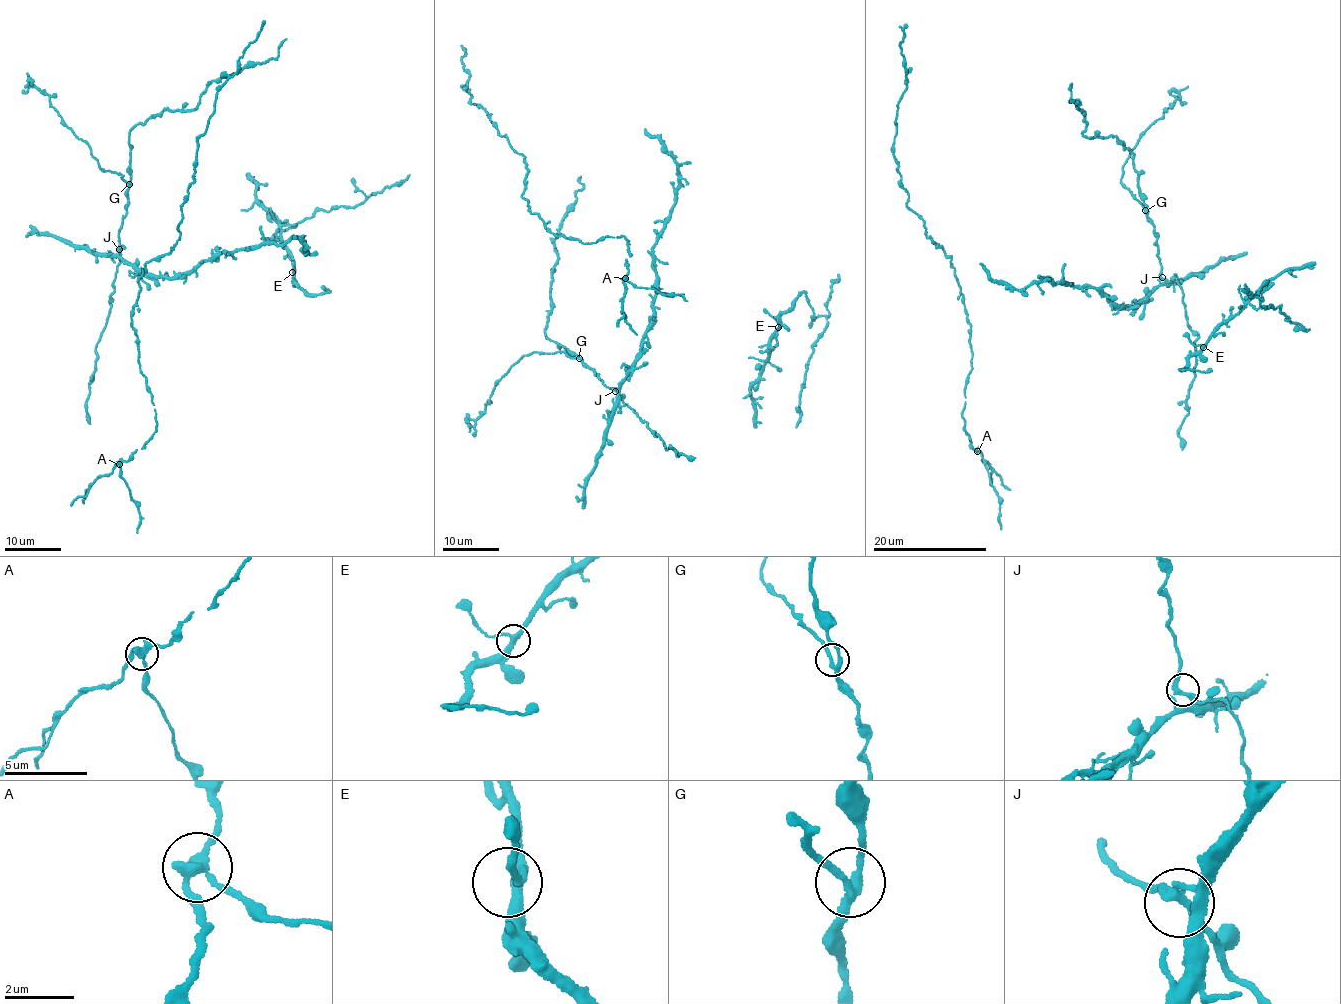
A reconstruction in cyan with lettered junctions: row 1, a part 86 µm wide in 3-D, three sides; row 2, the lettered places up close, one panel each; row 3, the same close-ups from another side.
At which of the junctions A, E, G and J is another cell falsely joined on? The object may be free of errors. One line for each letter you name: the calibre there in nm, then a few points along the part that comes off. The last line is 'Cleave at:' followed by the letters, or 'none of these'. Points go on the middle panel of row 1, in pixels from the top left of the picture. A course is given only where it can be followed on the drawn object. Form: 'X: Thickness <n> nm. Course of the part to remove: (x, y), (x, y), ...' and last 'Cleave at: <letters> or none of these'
A: Thickness 300 nm. Course of the part to remove: (625, 278), (624, 314), (617, 327)
Cleave at: A

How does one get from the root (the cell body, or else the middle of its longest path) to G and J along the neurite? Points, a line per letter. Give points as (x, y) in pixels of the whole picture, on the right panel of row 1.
G: (1048, 280), (1100, 288), (1122, 308), (1147, 298), (1159, 285), (1161, 265), (1154, 224), (1145, 210)
J: (1048, 280), (1052, 279), (1055, 285), (1066, 281), (1073, 286), (1100, 288), (1122, 308), (1147, 298), (1162, 277)

